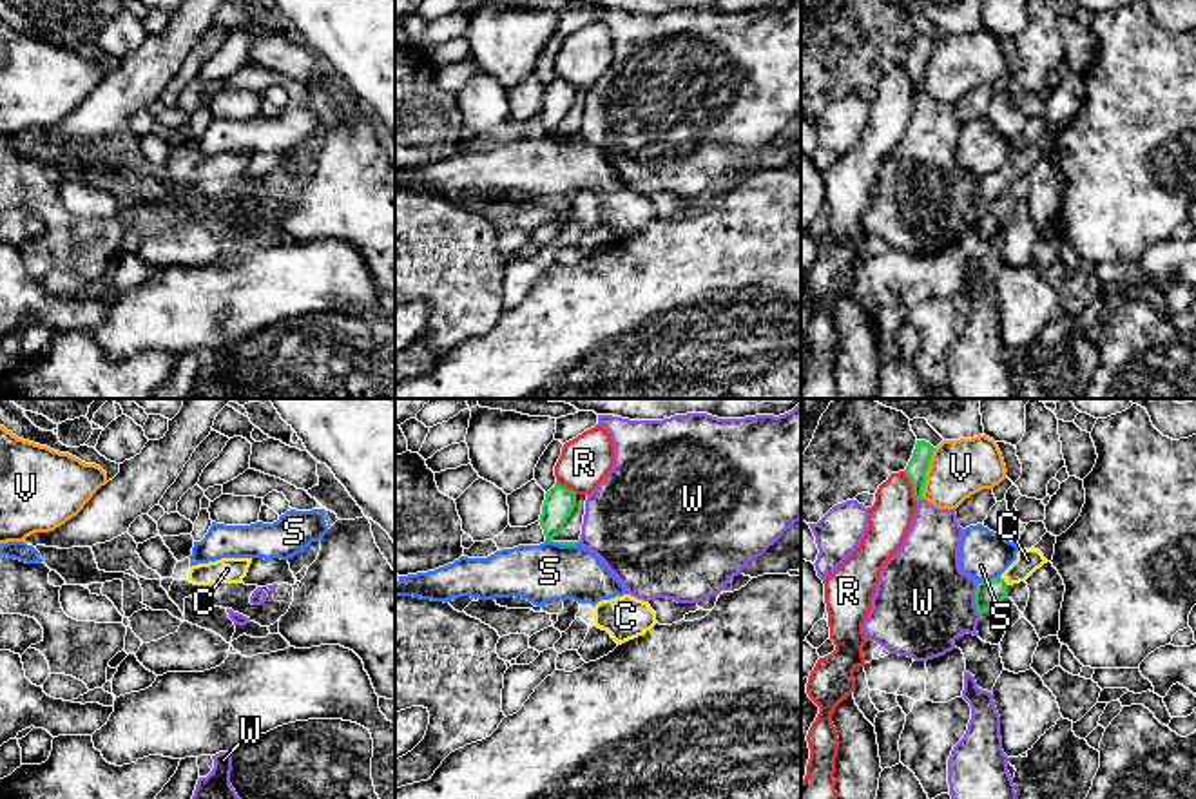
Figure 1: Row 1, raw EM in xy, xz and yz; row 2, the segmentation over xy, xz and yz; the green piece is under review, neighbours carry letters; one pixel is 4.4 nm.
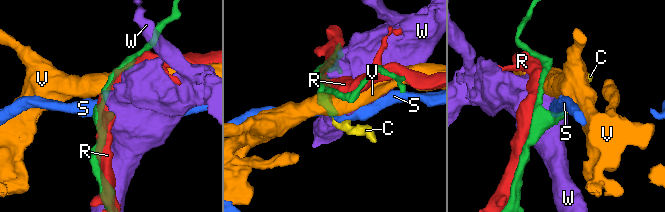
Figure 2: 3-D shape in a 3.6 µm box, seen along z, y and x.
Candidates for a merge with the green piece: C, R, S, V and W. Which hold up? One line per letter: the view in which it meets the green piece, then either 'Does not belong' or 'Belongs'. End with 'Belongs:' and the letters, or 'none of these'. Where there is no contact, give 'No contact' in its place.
C: Touches green in yz. Belongs
R: Touches green in yz. Does not belong
S: Touches green in yz. Does not belong
V: Touches green in yz. Does not belong
W: Touches green in yz. Does not belong
Belongs: C

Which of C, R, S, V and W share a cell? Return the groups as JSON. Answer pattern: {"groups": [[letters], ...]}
{"groups": [["C"], ["R"], ["S"], ["V"], ["W"]]}

